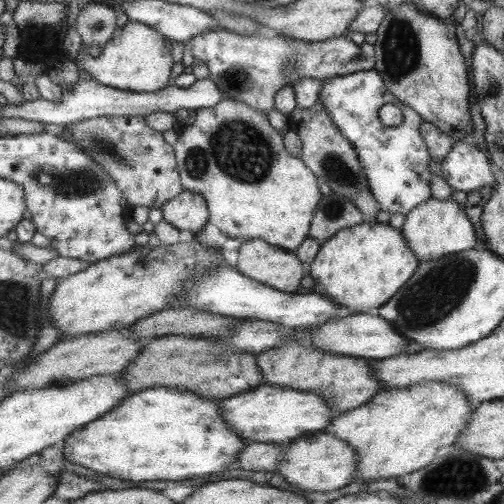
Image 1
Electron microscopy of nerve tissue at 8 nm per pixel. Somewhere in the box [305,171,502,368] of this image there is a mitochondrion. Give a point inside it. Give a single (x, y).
(434, 295)

